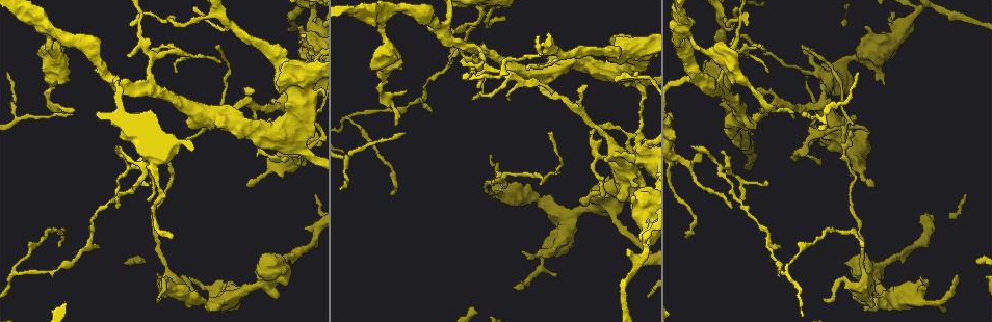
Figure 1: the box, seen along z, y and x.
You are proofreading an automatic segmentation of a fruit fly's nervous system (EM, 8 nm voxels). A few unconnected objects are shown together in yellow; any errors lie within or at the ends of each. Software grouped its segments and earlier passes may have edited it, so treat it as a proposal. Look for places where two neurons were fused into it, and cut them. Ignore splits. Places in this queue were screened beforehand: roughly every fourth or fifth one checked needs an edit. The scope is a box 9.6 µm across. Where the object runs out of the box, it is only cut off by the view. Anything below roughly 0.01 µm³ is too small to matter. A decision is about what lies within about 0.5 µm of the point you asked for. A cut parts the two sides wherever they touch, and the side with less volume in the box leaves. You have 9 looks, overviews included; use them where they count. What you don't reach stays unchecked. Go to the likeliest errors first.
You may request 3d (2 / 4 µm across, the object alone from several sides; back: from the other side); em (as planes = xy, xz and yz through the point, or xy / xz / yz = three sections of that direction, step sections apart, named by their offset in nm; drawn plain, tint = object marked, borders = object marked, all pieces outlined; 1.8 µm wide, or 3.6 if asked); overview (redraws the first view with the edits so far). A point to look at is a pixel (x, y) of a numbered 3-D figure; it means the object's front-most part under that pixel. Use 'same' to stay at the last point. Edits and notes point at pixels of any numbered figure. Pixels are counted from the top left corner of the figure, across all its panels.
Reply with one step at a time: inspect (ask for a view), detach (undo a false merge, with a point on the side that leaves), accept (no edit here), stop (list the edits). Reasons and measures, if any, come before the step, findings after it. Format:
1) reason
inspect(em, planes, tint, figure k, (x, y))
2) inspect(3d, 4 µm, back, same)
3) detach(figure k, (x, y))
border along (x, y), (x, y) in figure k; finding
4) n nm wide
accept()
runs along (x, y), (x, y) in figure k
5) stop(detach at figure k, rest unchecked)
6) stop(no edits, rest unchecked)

three arms meet
inspect(3d, 2 µm, figure 1, (446, 36))

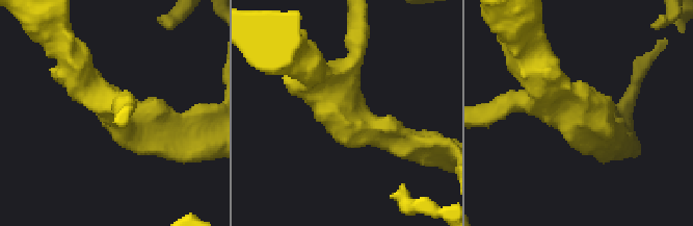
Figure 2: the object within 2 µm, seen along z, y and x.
3 arms; arms of 180, 220, 260 nm; need the tissue
inspect(em, planes, borders, figure 2, (350, 114))

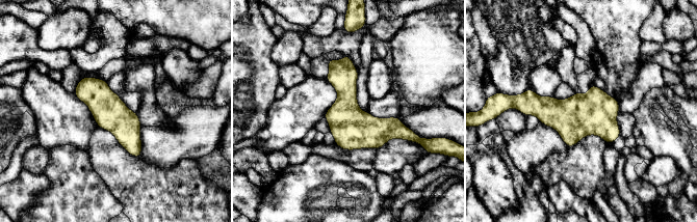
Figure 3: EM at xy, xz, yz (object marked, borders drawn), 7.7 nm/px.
accept()
runs along (331, 61), (370, 129), (407, 136) in figure 3; all the same neuron

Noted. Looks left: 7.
touches itself
inspect(3d, 4 µm, figure 1, (290, 156))

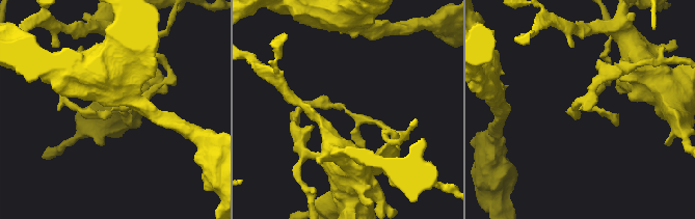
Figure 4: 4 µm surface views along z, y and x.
need the tissue
inspect(em, planes, tint, figure 4, (111, 110))

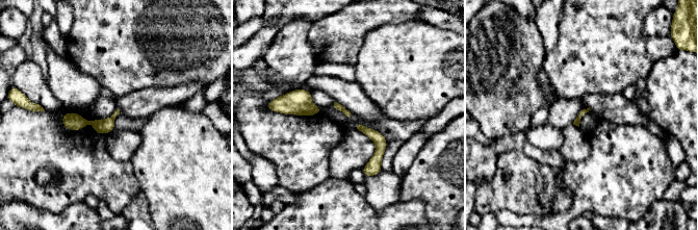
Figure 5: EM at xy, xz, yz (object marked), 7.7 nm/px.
50 nm wide
detach(figure 5, (107, 125))
border along (95, 120), (92, 123) in figure 5; two neurons meet here

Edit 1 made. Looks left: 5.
inspect(overview)

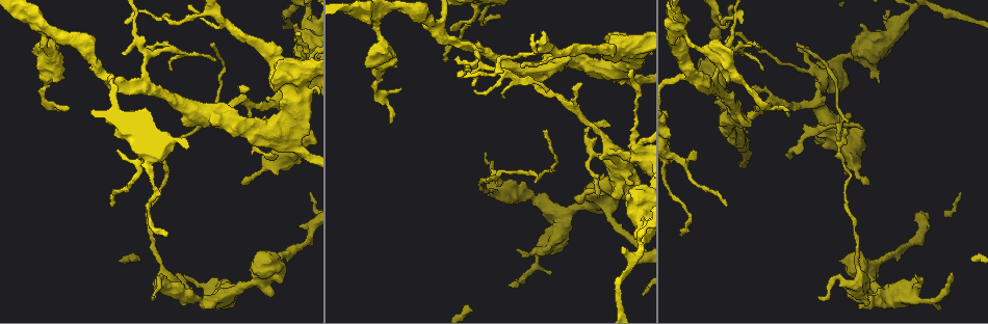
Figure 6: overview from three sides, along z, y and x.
inspect(3d, 4 µm, figure 6, (382, 9))

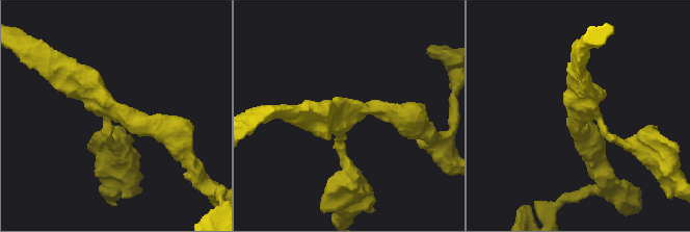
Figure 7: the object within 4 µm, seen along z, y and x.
3 arms; now the EM
inspect(em, xy, step 8, tint, figure 7, (350, 117))

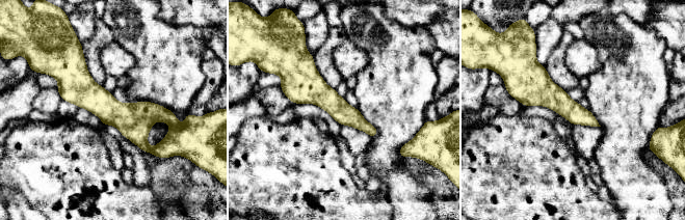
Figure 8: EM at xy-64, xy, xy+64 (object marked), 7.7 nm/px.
cut it another way
inspect(em, planes, tint, same)

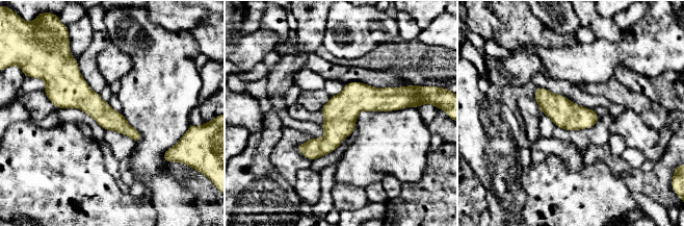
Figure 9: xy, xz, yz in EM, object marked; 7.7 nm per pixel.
accept()
runs along (402, 105), (362, 102), (318, 148), (300, 148) in figure 9; one neuron here

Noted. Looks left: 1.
inspect(em, 3.6 µm, planes, tint, figure 6, (476, 7))

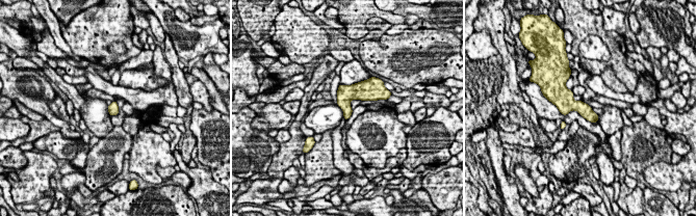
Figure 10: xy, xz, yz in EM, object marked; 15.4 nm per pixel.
160 nm wide
accept()
continuous, no second neuron

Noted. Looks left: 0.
stop(detach at figure 5, rest unchecked)

